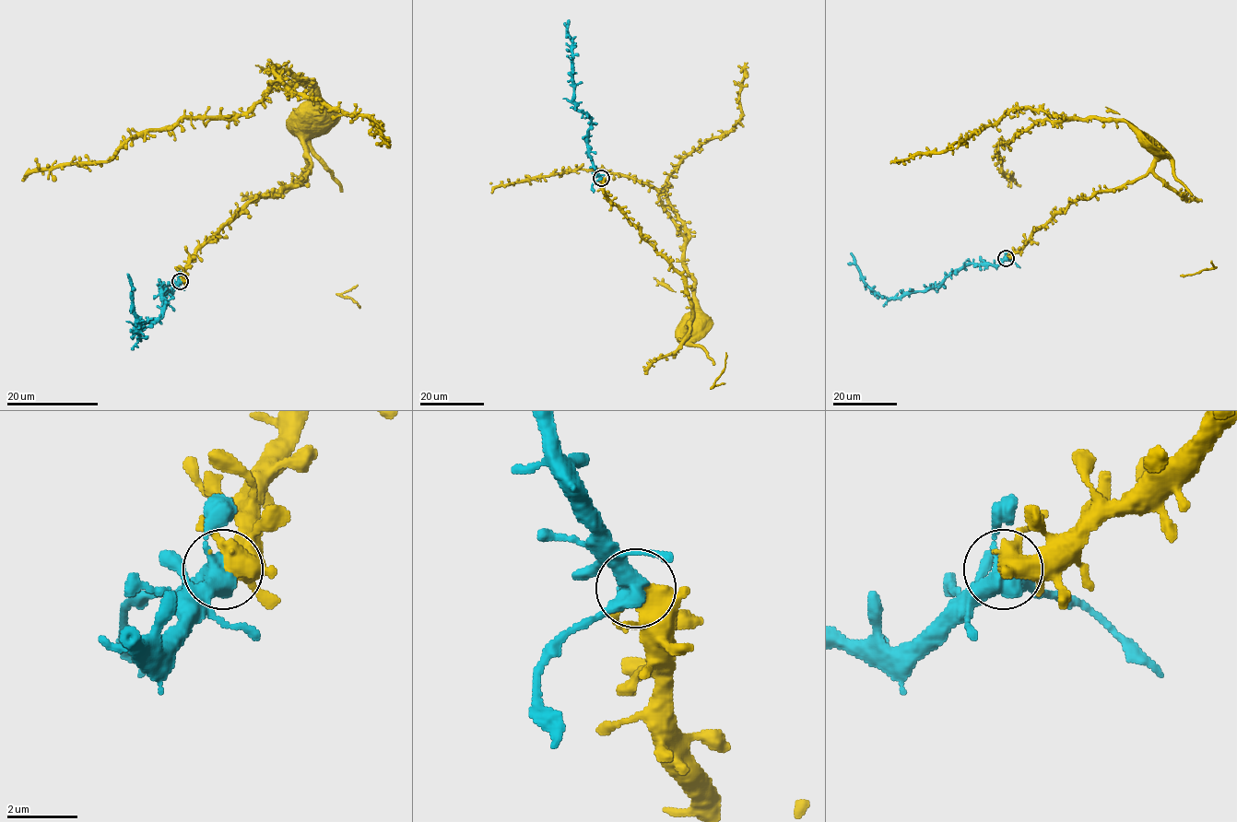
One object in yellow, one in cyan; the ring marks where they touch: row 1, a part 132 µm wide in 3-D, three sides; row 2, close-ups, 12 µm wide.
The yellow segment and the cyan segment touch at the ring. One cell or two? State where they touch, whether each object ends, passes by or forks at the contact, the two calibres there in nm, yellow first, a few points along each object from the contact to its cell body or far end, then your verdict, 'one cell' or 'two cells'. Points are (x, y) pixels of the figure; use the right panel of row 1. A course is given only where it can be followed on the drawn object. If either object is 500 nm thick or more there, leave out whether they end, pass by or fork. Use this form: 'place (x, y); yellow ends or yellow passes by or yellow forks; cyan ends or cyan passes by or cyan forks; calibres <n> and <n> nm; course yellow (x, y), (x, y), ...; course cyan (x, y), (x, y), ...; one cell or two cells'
place (1006, 258); yellow forks; cyan forks; calibres 400 and 440 nm; course yellow (1006, 258), (1070, 204), (1141, 178), (1153, 155), (1125, 122), (1041, 120), (998, 145), (1010, 187); course cyan (1006, 258), (995, 265), (964, 264), (940, 286), (885, 298), (866, 285), (851, 252); one cell

